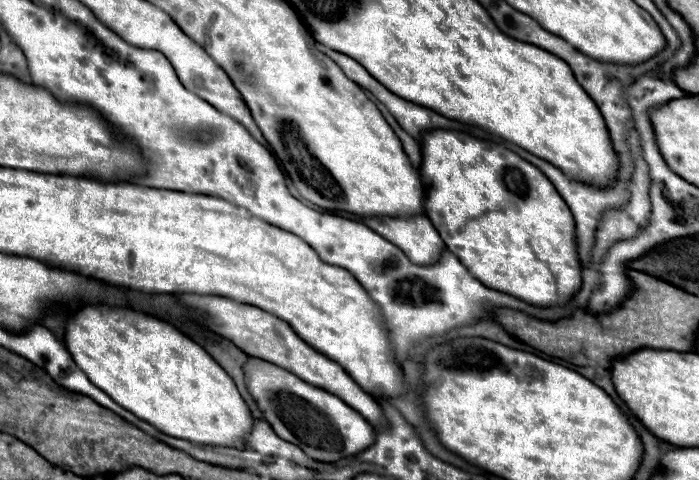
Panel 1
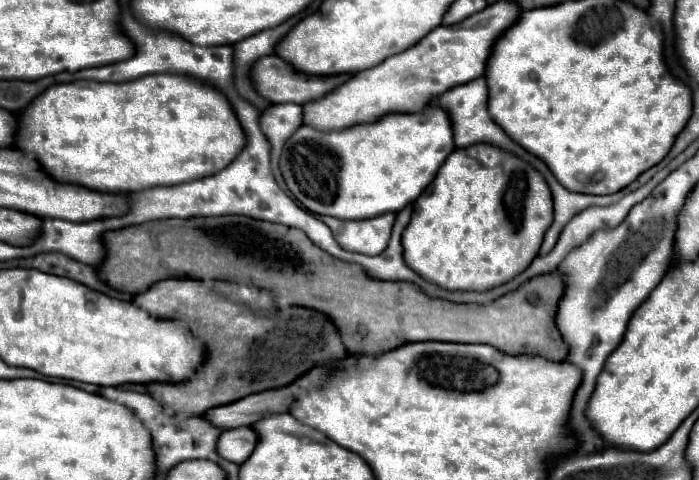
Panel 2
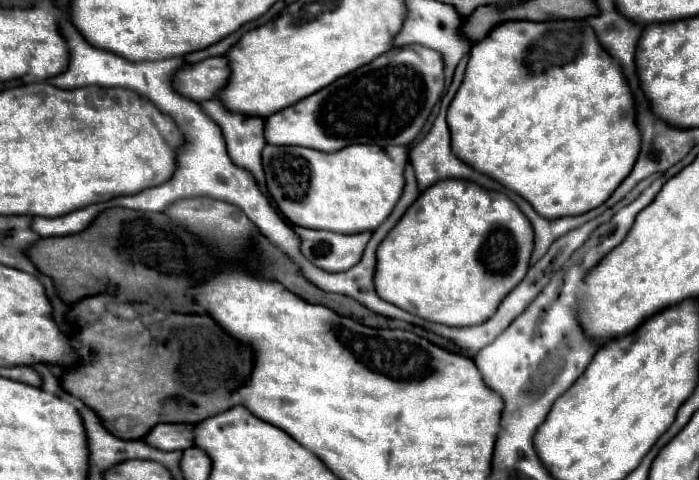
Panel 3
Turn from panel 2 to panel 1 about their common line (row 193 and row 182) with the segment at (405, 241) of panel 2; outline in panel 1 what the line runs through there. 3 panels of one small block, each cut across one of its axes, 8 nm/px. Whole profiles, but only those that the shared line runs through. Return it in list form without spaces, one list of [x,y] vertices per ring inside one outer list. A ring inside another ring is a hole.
[[[432,130],[422,136],[420,172],[426,188],[428,218],[448,250],[460,258],[476,280],[540,308],[566,306],[576,296],[582,288],[576,224],[552,182],[538,168],[502,144],[490,144],[454,130]]]

